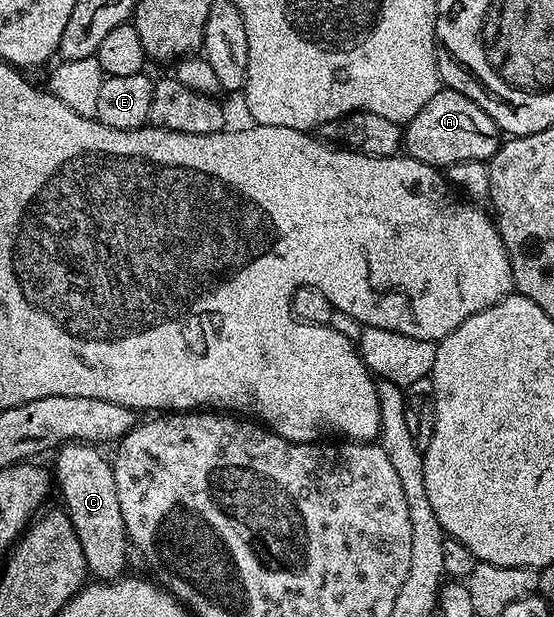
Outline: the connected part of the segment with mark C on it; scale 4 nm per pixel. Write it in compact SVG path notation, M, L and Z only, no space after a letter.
M69 442L59 447L55 458L53 478L57 483L57 490L63 493L62 505L65 512L71 517L73 528L77 532L77 540L81 540L81 552L85 552L85 564L90 577L95 580L118 580L124 577L127 566L127 550L129 539L125 520L121 520L121 504L117 504L117 484L113 480L111 462L102 454L102 449L85 442Z

